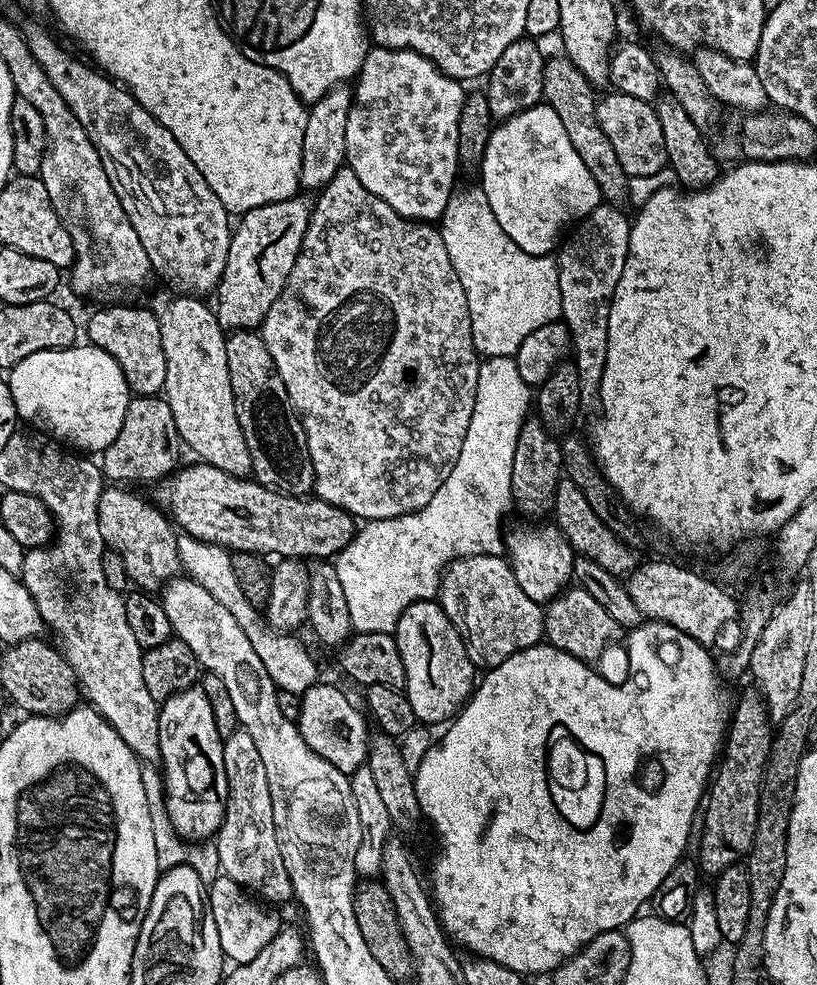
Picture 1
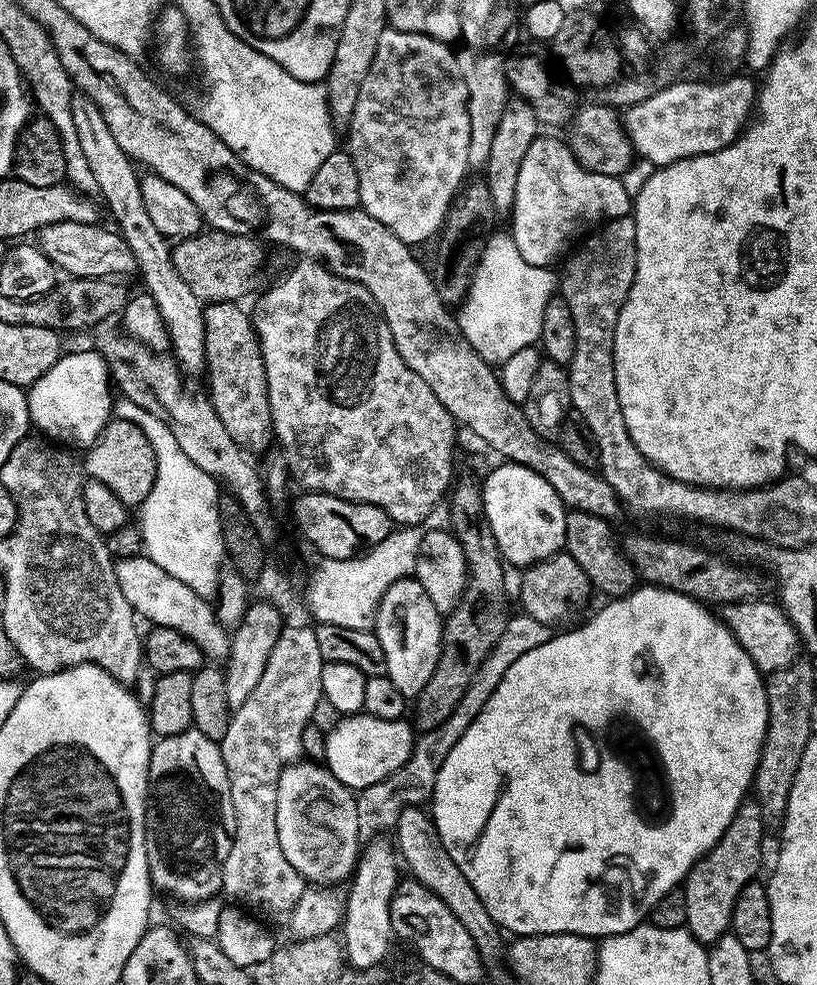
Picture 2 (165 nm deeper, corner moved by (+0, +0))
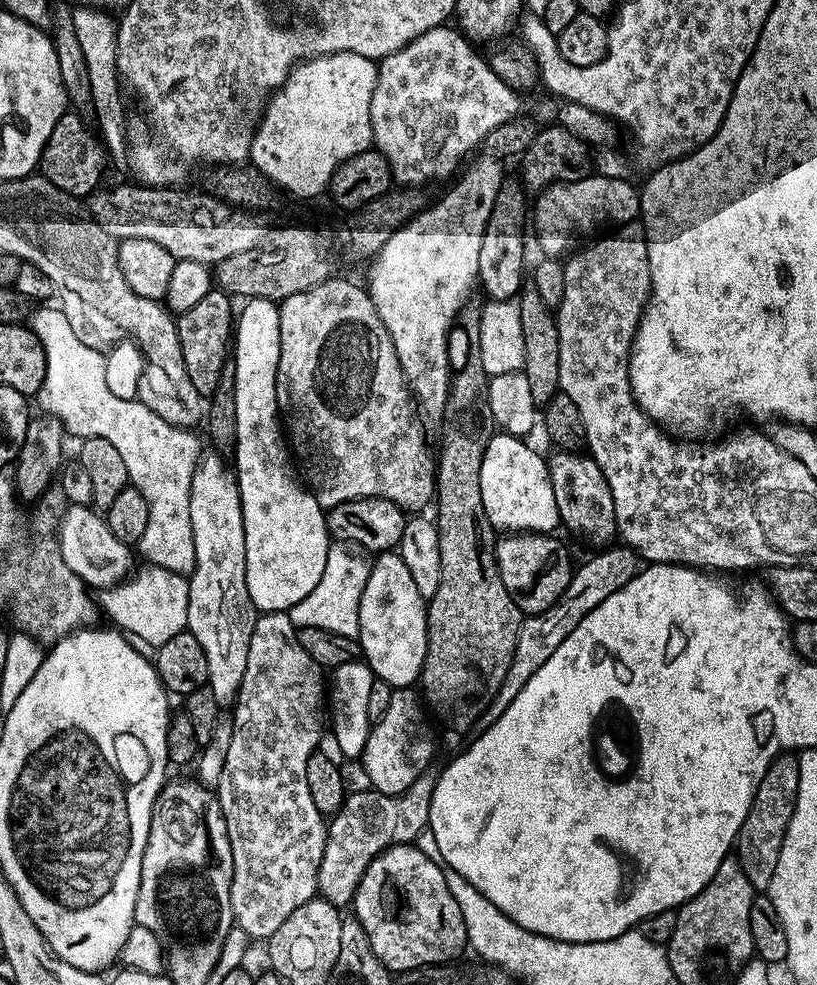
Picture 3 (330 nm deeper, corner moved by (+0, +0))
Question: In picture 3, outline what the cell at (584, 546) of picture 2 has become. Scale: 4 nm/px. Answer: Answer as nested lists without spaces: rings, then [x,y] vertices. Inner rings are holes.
[[[556,450],[553,456],[547,457],[550,482],[554,486],[554,502],[558,502],[561,525],[572,532],[577,532],[584,540],[593,540],[596,546],[608,546],[617,539],[616,515],[614,514],[614,494],[610,494],[610,486],[606,482],[606,474],[594,462],[590,454],[580,450]]]

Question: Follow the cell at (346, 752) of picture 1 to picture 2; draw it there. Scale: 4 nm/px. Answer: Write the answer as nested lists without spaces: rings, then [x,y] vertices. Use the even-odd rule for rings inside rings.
[[[367,714],[340,716],[327,729],[323,763],[347,788],[359,790],[374,786],[374,782],[382,782],[411,758],[416,737],[413,725],[407,719],[383,720]]]

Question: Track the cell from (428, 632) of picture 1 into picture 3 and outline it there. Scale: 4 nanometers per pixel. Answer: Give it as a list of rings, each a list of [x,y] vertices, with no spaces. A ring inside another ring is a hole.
[[[399,551],[379,553],[371,561],[358,622],[360,650],[373,677],[386,681],[393,690],[413,687],[419,681],[428,649],[428,609],[426,598],[418,594],[418,586],[414,586],[414,578],[406,570]]]

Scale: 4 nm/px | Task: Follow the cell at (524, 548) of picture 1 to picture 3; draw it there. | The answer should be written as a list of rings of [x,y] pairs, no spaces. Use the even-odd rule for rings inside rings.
[[[507,434],[492,435],[490,442],[486,446],[486,452],[482,454],[482,474],[480,475],[480,481],[482,482],[482,506],[486,510],[486,518],[492,523],[493,529],[503,530],[508,534],[518,532],[543,532],[545,534],[552,534],[557,531],[555,528],[559,529],[561,527],[560,511],[558,510],[558,502],[554,502],[554,486],[550,482],[547,459],[545,459],[543,455],[540,457],[539,454],[528,445],[528,442],[525,442],[521,437]]]

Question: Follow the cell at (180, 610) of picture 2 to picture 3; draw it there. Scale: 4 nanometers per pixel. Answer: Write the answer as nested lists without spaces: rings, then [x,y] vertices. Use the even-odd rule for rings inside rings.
[[[73,504],[66,508],[59,517],[54,533],[66,566],[70,566],[70,570],[74,570],[74,574],[78,574],[78,578],[82,578],[82,582],[94,590],[111,588],[123,581],[134,568],[133,549],[114,538],[107,519],[95,507]]]

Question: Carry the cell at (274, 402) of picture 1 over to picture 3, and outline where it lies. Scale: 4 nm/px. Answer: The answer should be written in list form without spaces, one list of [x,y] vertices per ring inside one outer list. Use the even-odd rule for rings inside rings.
[[[213,290],[201,298],[190,310],[179,313],[176,320],[178,342],[182,346],[182,358],[186,366],[186,374],[190,374],[190,382],[194,382],[194,390],[198,390],[201,397],[208,398],[218,385],[219,374],[223,362],[230,356],[230,341],[234,336],[234,308],[232,312],[233,297],[223,290]]]

